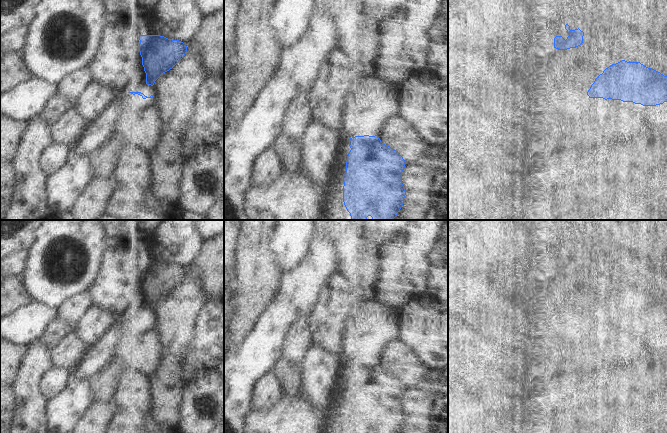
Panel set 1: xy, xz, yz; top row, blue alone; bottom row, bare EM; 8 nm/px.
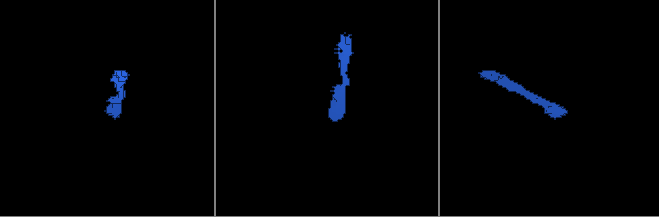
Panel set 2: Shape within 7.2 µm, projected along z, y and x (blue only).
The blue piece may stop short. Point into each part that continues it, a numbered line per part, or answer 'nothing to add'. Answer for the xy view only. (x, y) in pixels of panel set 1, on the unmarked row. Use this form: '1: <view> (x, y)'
nothing to add

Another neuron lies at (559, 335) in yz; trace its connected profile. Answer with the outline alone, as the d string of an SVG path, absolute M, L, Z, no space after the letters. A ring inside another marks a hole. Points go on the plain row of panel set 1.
M587 316L572 320L545 319L543 341L557 357L563 357L584 334L588 324Z

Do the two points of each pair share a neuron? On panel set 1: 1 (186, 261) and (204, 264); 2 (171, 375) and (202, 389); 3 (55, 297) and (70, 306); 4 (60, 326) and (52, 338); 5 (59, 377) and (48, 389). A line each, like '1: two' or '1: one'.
1: two
2: two
3: two
4: one
5: one

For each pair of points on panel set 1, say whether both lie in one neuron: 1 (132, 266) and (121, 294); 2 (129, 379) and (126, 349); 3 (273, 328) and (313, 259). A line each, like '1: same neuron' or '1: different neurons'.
1: same neuron
2: different neurons
3: same neuron

